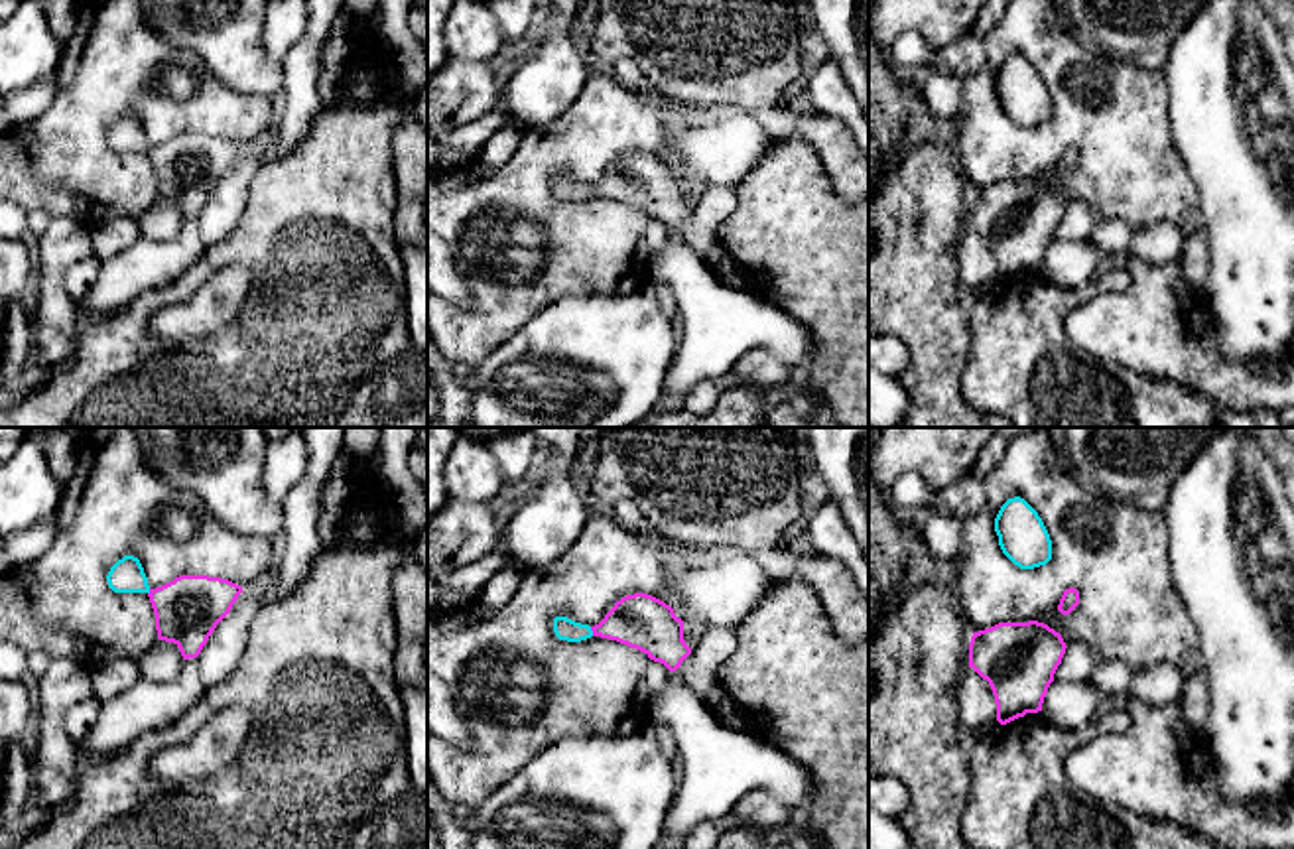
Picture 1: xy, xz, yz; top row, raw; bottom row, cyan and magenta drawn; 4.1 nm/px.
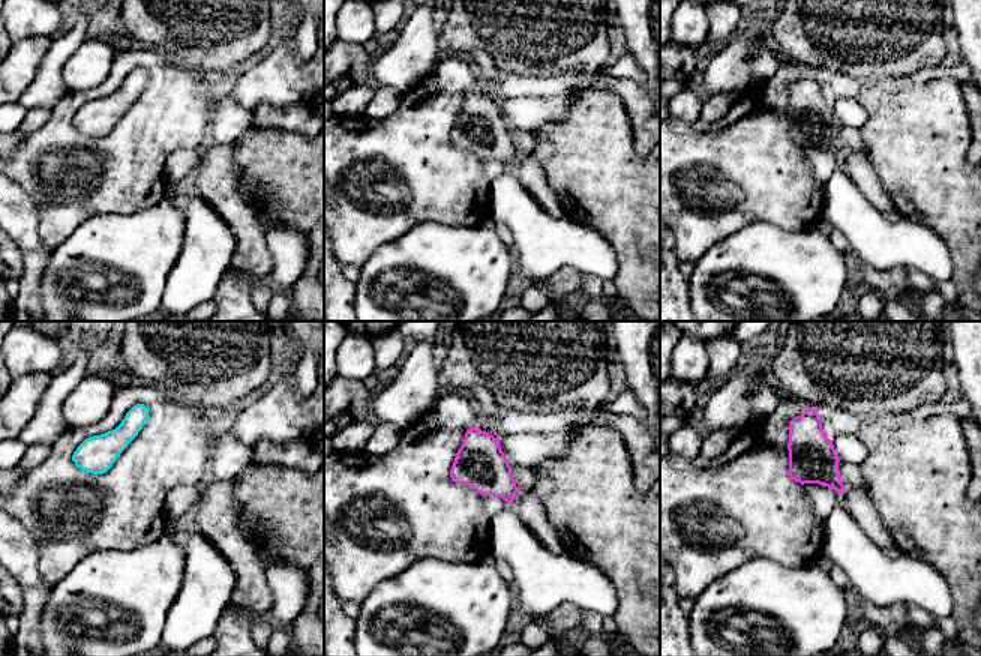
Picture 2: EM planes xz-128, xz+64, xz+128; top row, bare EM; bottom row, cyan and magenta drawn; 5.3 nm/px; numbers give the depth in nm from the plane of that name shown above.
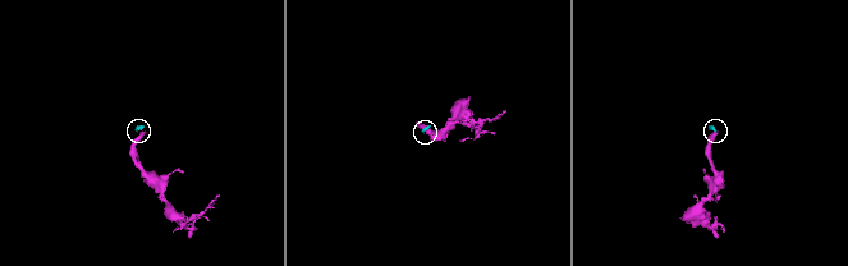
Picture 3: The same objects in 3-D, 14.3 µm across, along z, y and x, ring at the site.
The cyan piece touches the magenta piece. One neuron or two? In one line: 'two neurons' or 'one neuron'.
one neuron

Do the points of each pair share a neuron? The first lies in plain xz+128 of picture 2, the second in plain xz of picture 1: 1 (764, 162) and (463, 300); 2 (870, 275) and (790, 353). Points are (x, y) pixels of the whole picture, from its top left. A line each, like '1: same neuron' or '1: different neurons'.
1: different neurons
2: different neurons

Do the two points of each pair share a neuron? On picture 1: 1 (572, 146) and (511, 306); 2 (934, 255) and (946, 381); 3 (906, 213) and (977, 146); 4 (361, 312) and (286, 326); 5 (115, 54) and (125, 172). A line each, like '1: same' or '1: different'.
1: same
2: same
3: different
4: same
5: same

